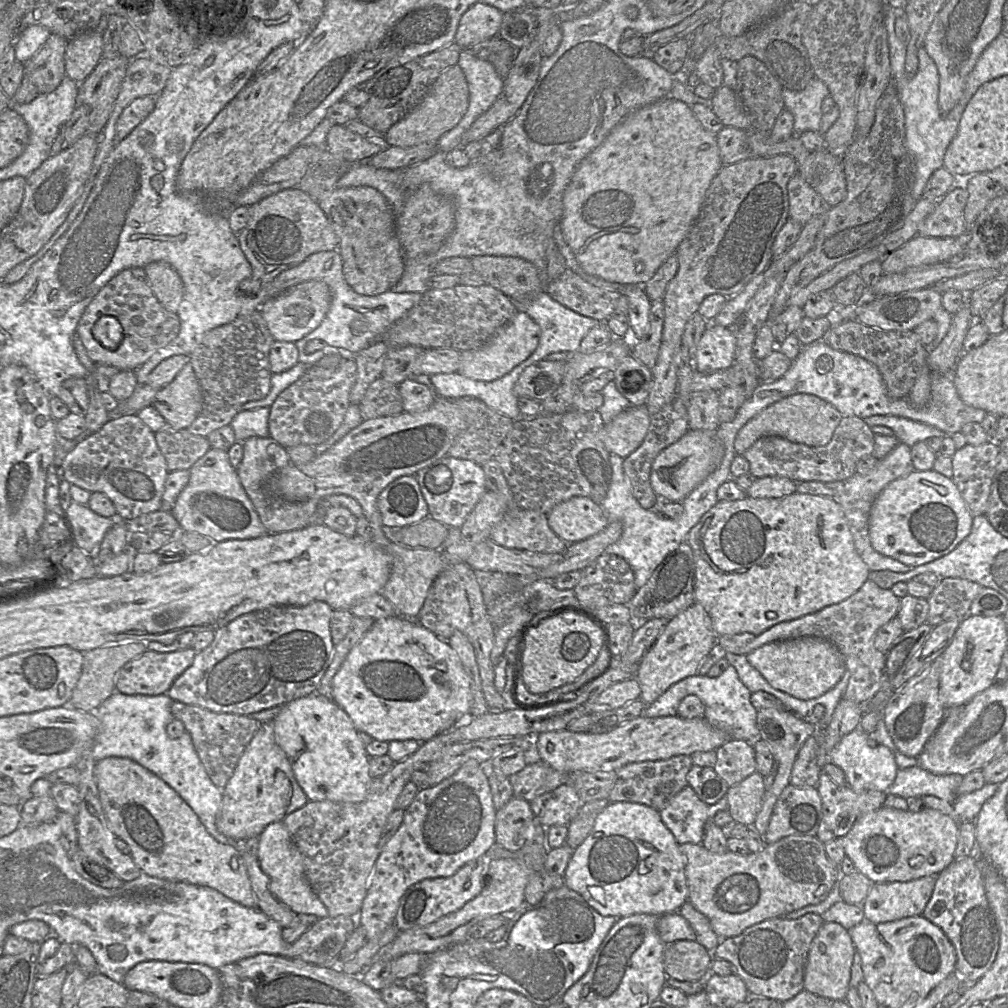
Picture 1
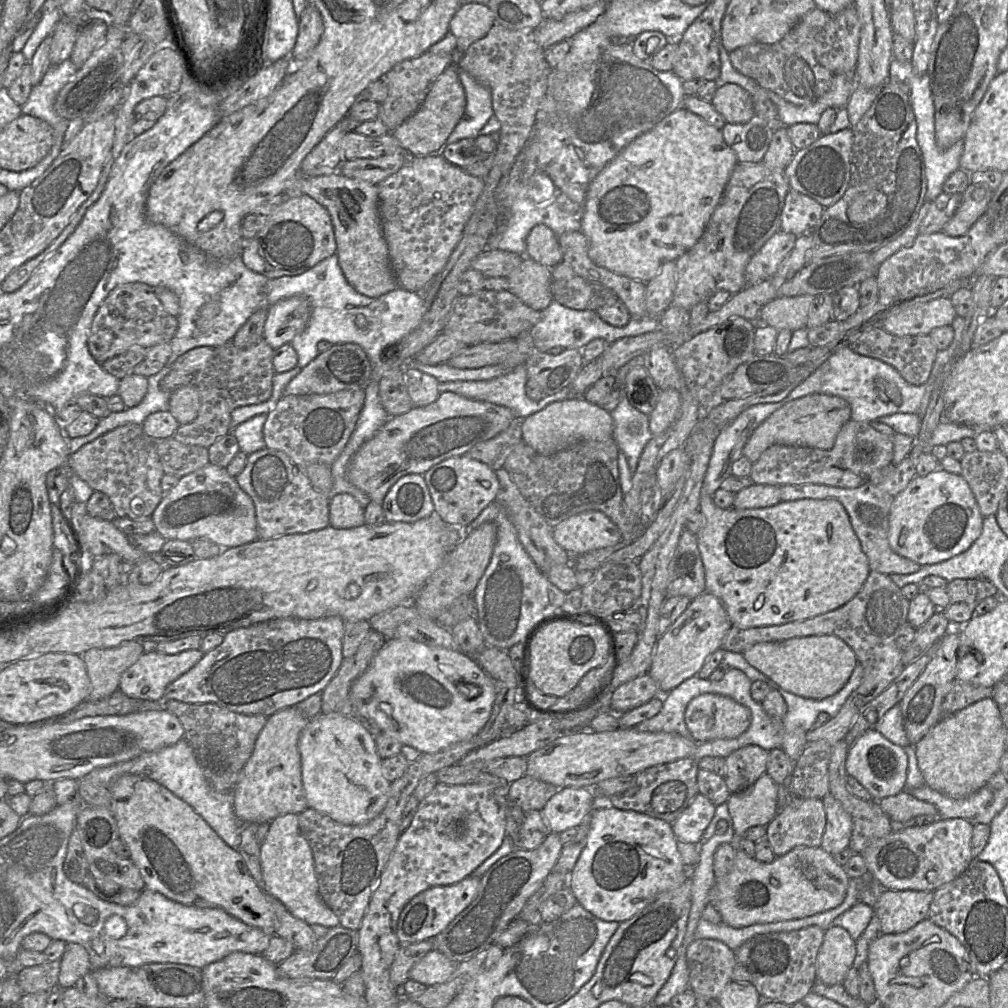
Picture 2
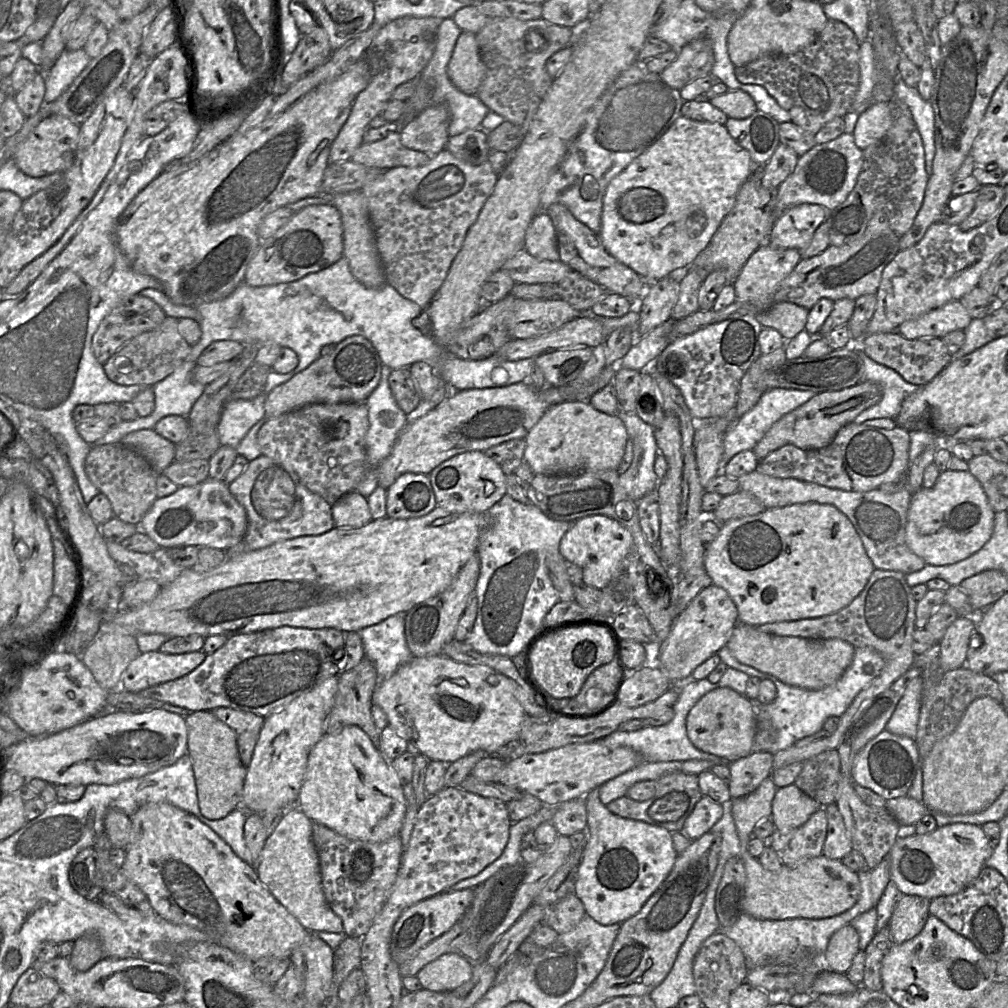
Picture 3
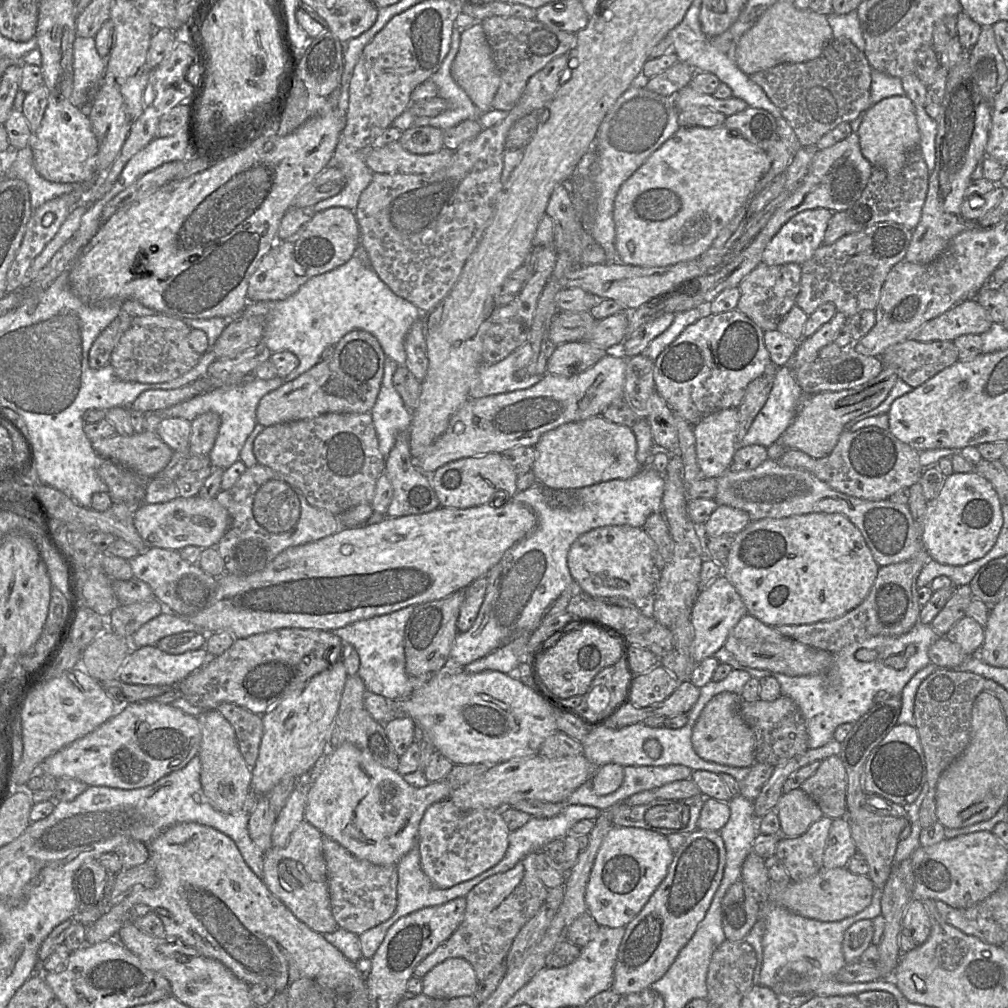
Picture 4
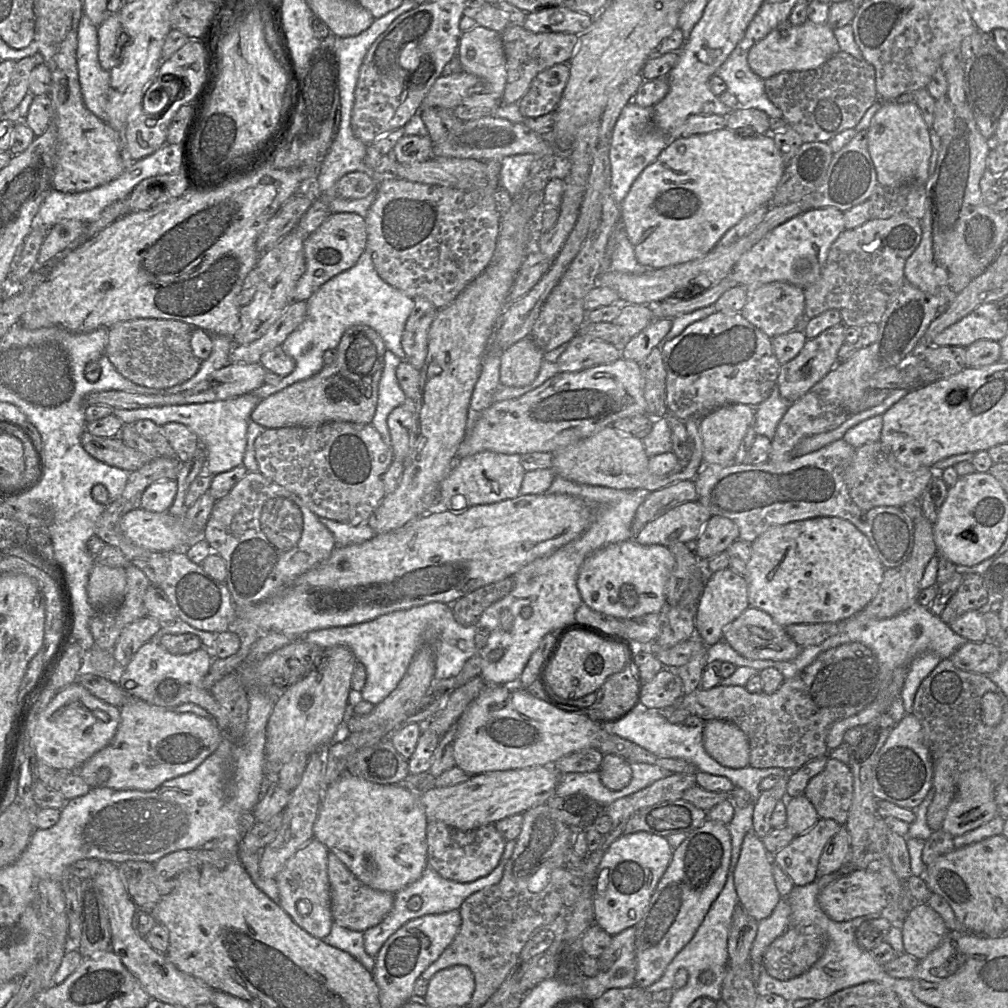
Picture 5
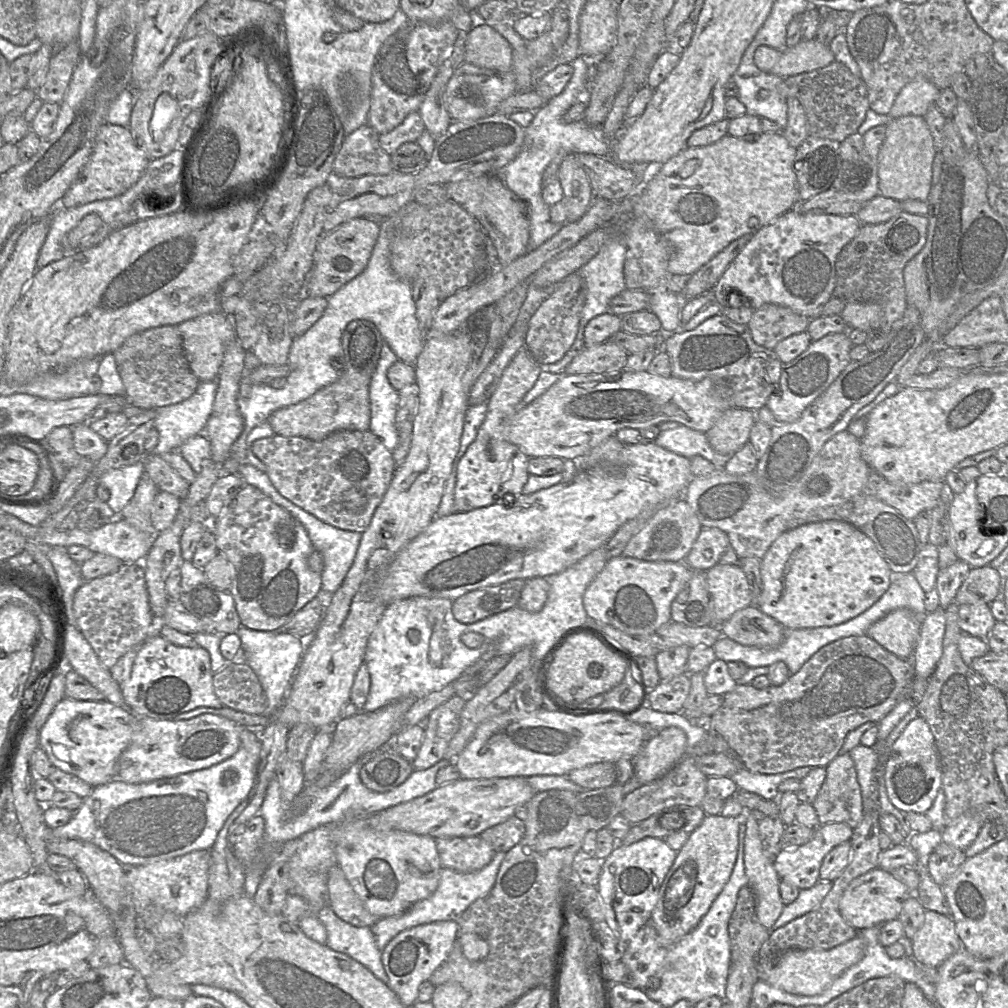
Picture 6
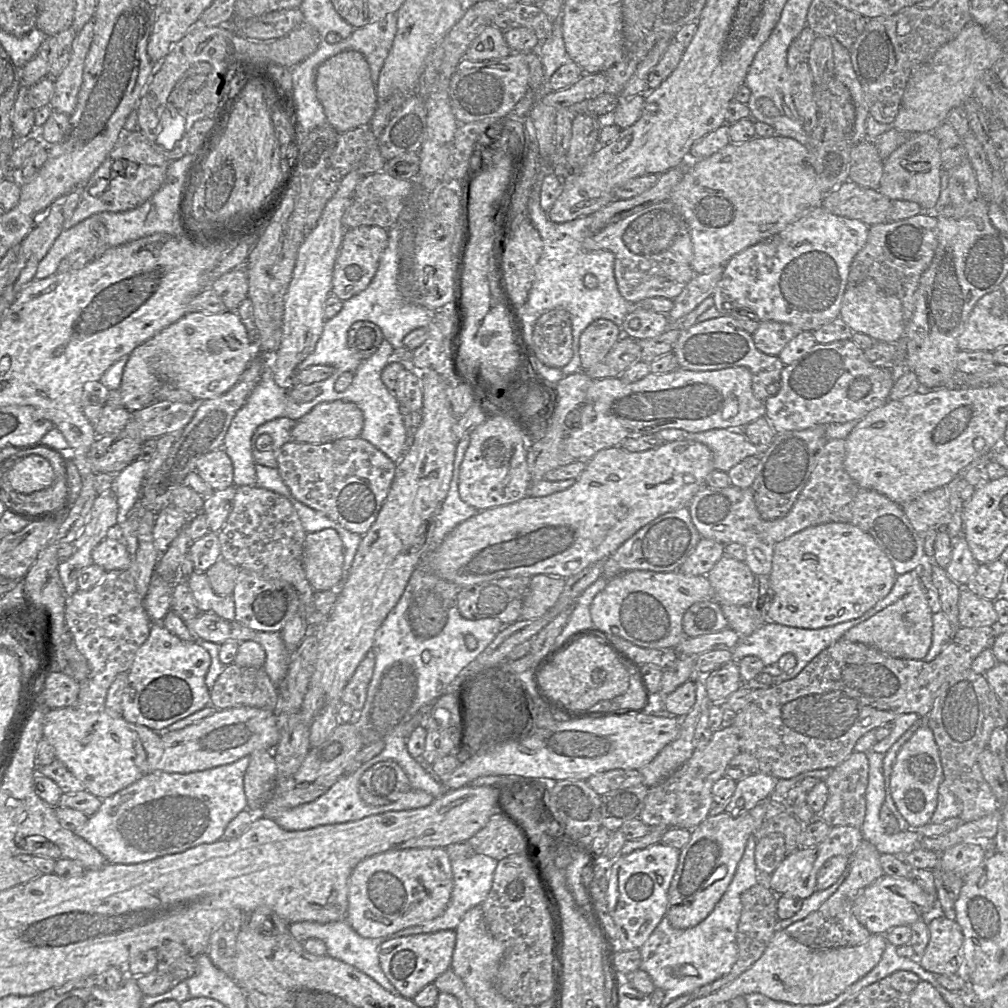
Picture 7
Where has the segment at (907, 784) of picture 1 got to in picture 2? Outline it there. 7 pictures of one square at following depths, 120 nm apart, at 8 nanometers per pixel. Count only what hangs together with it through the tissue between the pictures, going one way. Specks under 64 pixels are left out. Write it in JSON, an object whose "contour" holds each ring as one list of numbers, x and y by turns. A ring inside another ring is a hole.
{"contour":[[927,784,910,789,908,792,920,800,934,804,939,819,972,819,991,802,994,794,994,790,989,786,983,786,968,796,953,798,931,788]]}

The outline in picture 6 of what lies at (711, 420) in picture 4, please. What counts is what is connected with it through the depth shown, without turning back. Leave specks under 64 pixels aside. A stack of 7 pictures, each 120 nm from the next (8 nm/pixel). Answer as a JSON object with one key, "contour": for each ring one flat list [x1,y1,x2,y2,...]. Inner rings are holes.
{"contour":[[731,407,706,432,711,447,720,454,733,455,749,442,756,411]]}

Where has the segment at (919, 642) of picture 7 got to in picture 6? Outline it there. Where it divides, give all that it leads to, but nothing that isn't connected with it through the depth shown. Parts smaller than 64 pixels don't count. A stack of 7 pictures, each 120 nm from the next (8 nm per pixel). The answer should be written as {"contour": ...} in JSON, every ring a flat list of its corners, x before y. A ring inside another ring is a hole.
{"contour":[[900,608,873,623,866,636,895,656,911,660,919,640,922,618,908,608]]}

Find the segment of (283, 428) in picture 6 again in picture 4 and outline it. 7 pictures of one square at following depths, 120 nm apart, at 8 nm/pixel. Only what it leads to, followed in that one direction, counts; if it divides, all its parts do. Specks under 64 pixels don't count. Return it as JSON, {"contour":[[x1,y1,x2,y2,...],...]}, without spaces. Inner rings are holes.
{"contour":[[357,329,344,335,332,357,320,360,296,379,261,398,256,421,264,427,309,420,328,413,370,413,380,392,386,355,371,333]]}

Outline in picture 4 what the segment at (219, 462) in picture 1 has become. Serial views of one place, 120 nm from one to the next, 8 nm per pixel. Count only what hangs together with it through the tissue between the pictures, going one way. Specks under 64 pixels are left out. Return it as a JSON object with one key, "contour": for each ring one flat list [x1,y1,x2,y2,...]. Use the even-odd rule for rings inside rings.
{"contour":[[196,495,188,498,177,496,165,503,144,503,134,513,133,522,145,542,152,533,157,535,157,540,151,541,150,547,179,551,189,545,200,548,216,546,230,525,230,517,216,498]]}

